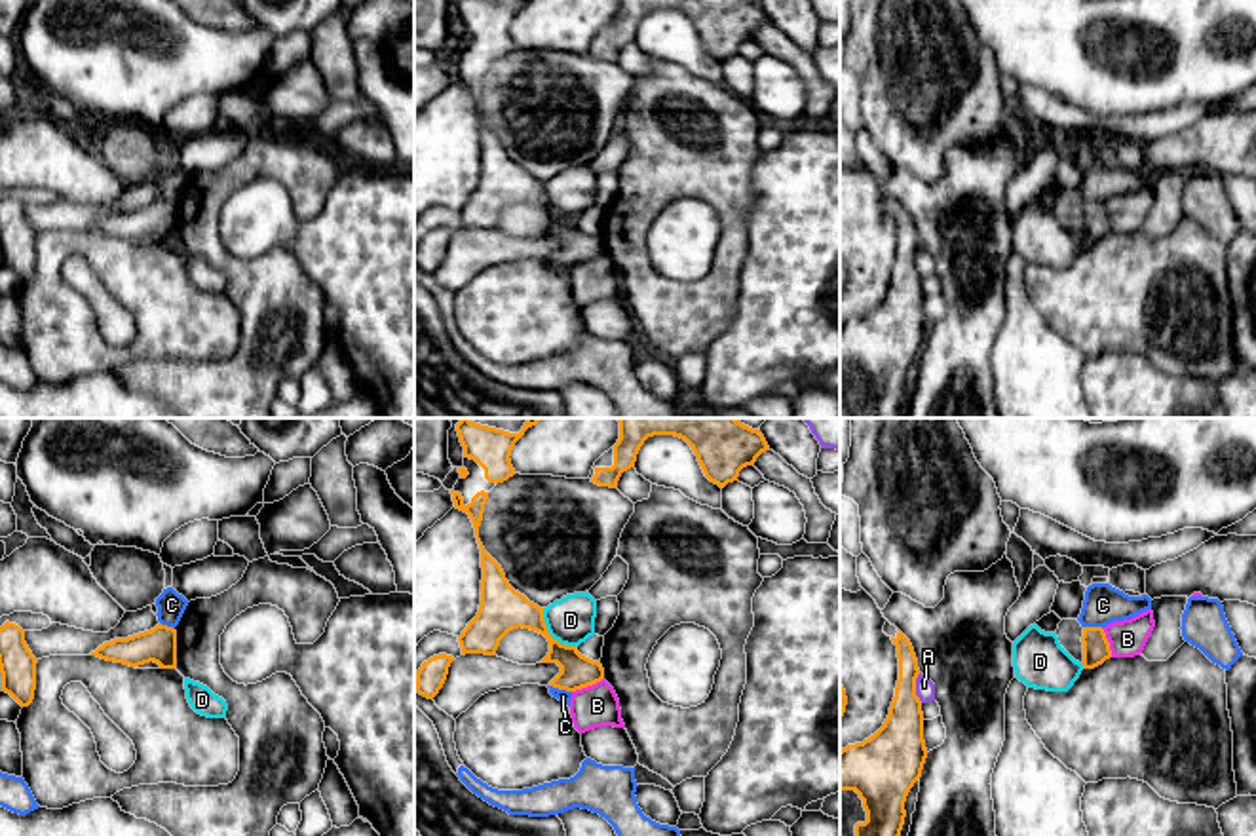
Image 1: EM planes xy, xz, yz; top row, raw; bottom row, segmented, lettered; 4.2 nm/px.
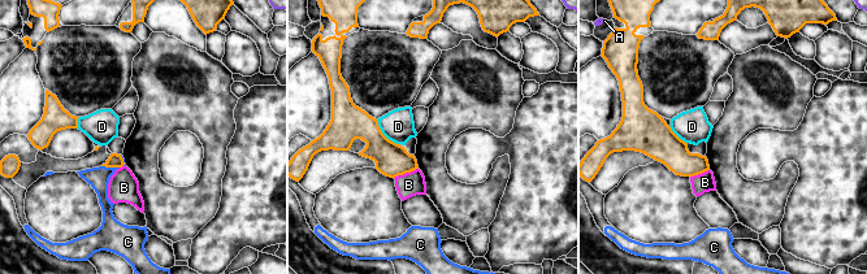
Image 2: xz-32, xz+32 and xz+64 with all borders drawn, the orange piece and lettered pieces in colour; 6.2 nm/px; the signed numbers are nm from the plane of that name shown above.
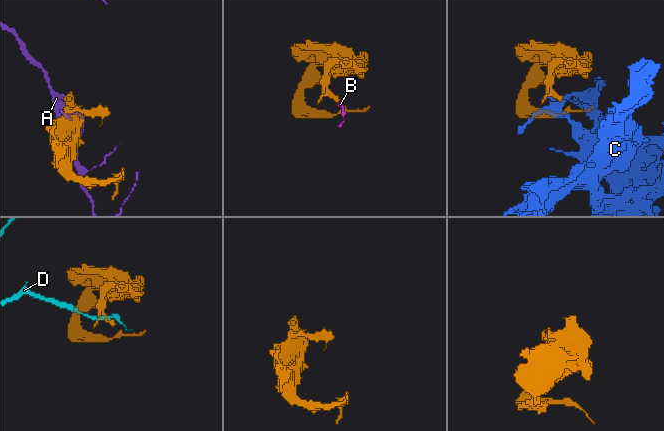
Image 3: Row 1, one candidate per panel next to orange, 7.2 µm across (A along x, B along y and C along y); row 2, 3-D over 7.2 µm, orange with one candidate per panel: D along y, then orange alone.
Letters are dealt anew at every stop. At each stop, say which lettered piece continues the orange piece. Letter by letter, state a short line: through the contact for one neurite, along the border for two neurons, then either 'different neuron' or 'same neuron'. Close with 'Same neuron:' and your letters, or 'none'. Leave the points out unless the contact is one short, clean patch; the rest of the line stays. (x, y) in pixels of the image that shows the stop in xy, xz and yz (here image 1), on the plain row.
A: different neuron
B: line xz (603, 251), (572, 266); different neuron
C: line xz (550, 259), (570, 266); different neuron
D: line xz (542, 183), (546, 204), (561, 217), (574, 221); different neuron
Same neuron: none

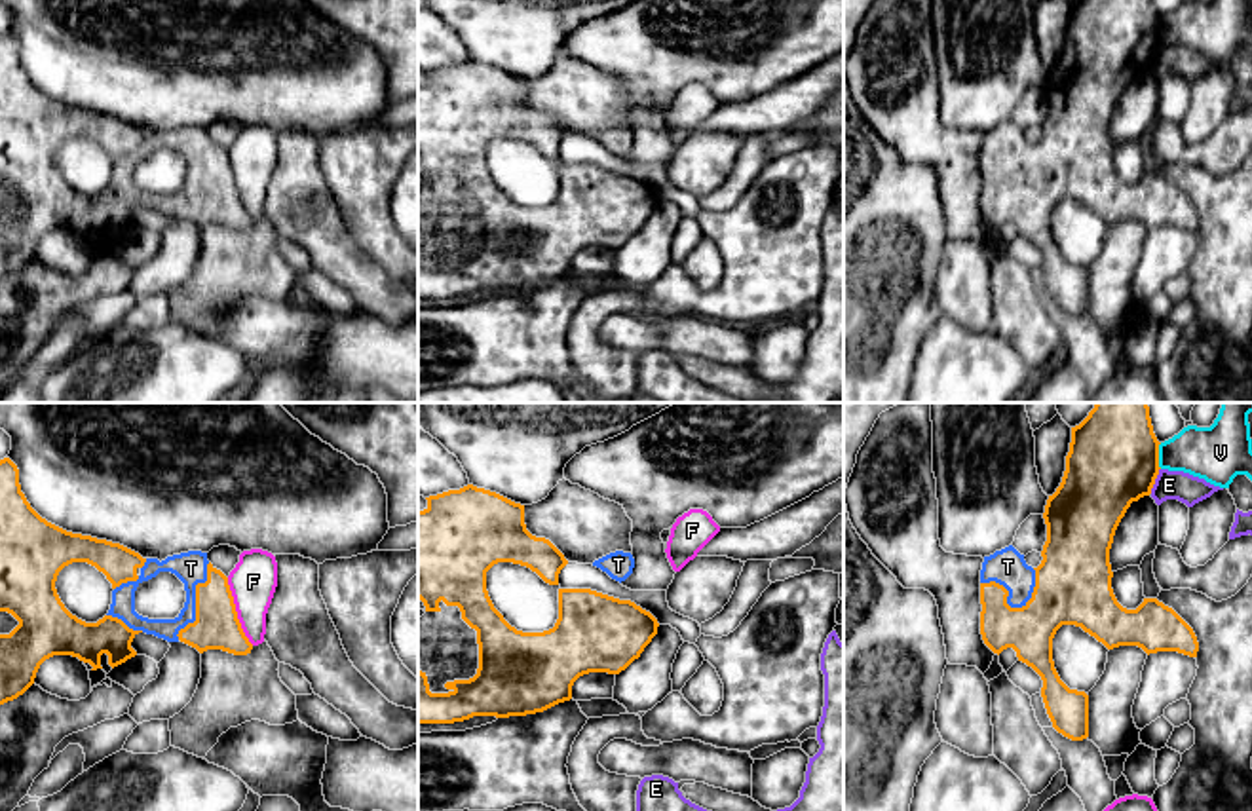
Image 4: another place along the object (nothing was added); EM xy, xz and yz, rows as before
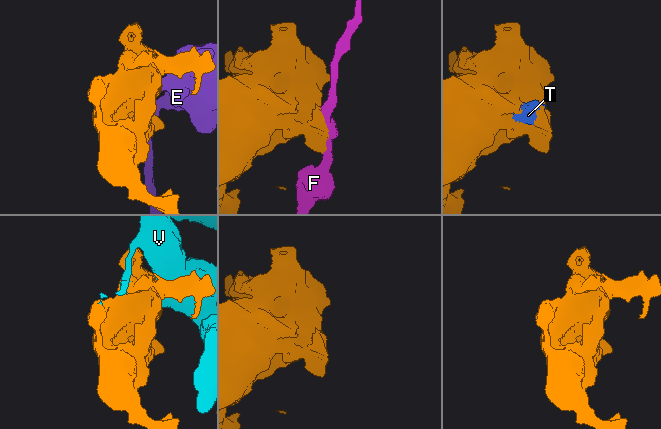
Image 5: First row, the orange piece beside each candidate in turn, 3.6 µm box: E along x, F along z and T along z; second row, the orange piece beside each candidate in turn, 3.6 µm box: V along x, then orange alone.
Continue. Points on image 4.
E: line yz (1159, 42), (1150, 67); different neuron
F: different neuron
T: same neuron
V: different neuron
Same neuron: T

